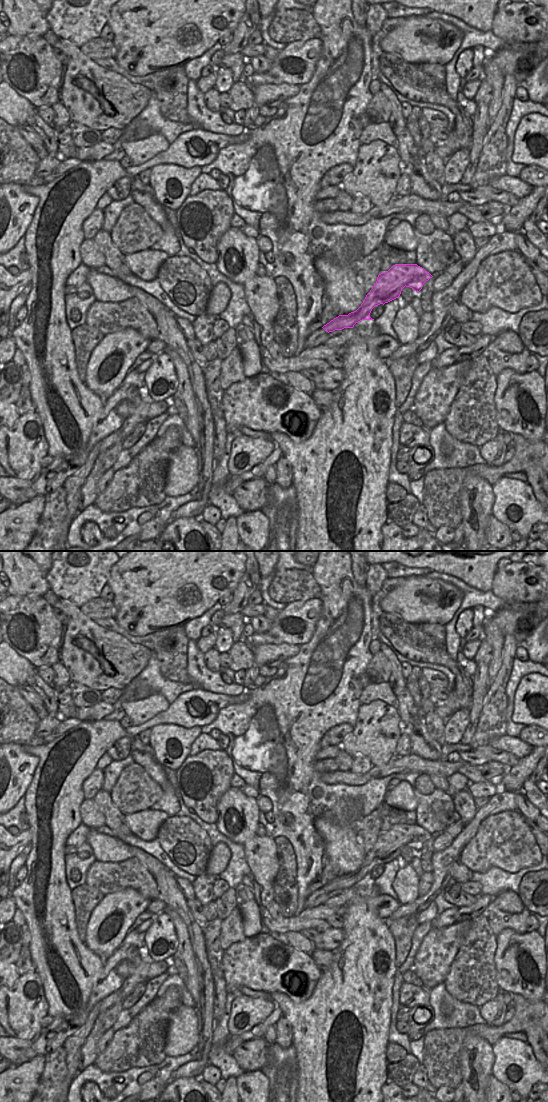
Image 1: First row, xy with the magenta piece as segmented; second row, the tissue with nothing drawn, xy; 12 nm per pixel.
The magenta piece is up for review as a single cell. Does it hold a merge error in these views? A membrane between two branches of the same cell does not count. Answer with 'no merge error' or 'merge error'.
no merge error

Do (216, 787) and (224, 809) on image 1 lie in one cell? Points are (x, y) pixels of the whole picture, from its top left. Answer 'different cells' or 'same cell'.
different cells

